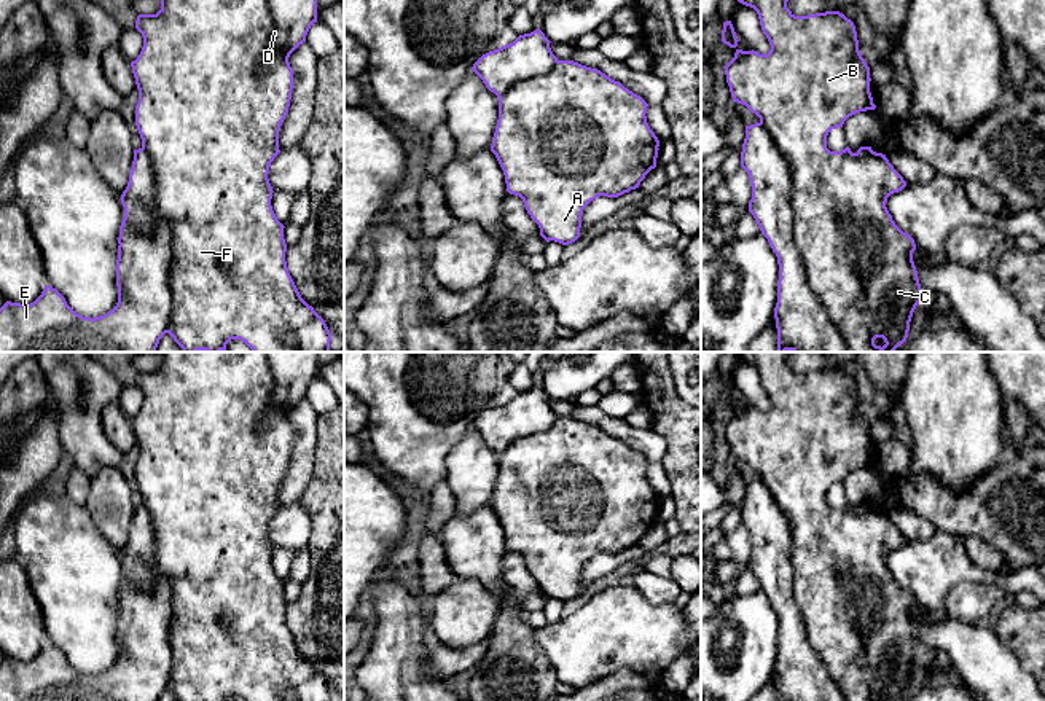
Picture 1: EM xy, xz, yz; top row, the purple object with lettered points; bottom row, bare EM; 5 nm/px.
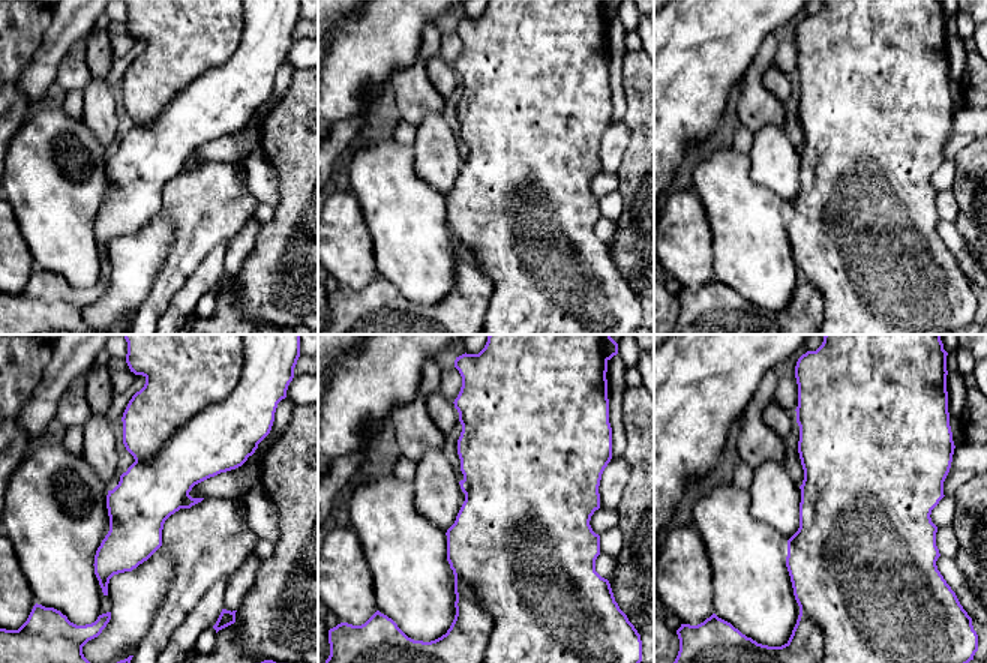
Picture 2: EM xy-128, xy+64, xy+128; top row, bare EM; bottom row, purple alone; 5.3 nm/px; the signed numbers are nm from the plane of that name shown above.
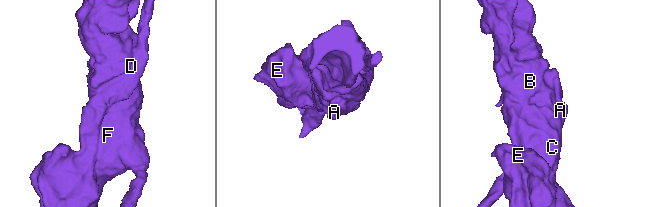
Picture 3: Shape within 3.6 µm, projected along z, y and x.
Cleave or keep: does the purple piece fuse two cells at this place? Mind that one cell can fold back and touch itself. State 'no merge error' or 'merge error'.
no merge error

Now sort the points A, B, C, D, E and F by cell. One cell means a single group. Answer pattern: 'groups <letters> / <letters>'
groups A B C D E F

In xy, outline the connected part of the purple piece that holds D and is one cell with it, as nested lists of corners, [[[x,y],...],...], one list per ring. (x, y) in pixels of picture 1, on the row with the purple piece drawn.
[[[161,0],[161,10],[156,14],[137,16],[135,29],[143,37],[143,48],[137,59],[131,62],[131,67],[139,89],[135,126],[142,147],[134,150],[129,182],[121,194],[124,218],[118,237],[118,303],[100,317],[83,317],[51,285],[46,285],[30,304],[6,301],[0,307],[0,352],[155,352],[166,333],[174,338],[183,352],[226,352],[226,344],[231,339],[241,339],[253,352],[330,352],[331,333],[325,320],[301,298],[288,272],[285,226],[272,210],[274,191],[268,178],[269,166],[280,153],[279,129],[292,100],[293,70],[288,57],[306,41],[314,22],[317,22],[317,0]]]

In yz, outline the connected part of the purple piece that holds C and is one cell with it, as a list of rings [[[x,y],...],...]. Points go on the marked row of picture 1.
[[[789,0],[738,2],[757,11],[761,30],[771,45],[768,54],[760,54],[753,49],[738,49],[736,46],[739,40],[731,21],[723,22],[722,41],[736,49],[734,57],[725,65],[726,83],[730,86],[733,102],[746,105],[760,118],[758,123],[746,126],[746,139],[741,151],[741,167],[749,174],[752,185],[749,212],[753,215],[761,234],[768,239],[779,264],[777,303],[774,307],[777,352],[894,352],[900,344],[906,341],[913,312],[922,300],[922,290],[913,261],[913,252],[916,250],[914,239],[895,225],[886,207],[887,198],[902,191],[906,186],[906,182],[894,169],[886,155],[873,151],[871,147],[860,147],[855,153],[852,153],[849,147],[841,151],[830,151],[827,148],[827,135],[832,129],[843,127],[844,121],[855,113],[876,108],[870,92],[870,67],[859,51],[855,25],[840,11],[795,16],[787,8]]]

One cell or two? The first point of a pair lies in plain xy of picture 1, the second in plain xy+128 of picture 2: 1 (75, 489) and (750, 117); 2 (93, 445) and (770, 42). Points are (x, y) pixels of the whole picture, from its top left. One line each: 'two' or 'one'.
1: two
2: one

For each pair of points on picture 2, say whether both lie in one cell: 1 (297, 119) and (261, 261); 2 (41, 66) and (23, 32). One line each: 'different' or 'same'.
1: same
2: different

